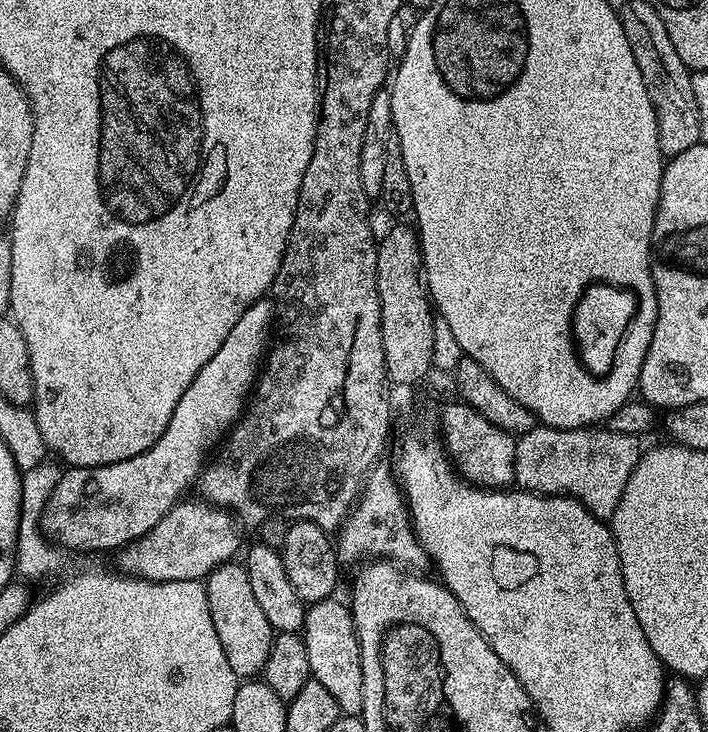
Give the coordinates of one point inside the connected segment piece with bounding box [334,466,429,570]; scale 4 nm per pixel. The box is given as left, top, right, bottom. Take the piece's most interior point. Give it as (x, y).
(379, 526)

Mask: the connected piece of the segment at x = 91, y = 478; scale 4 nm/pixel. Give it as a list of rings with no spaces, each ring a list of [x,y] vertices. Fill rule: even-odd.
[[[271,299],[256,300],[249,306],[246,314],[242,314],[242,318],[234,322],[230,334],[226,334],[226,342],[218,346],[218,354],[214,354],[214,358],[210,358],[210,362],[206,362],[206,366],[198,370],[194,382],[186,386],[186,394],[182,394],[178,406],[174,406],[174,414],[166,430],[158,438],[158,442],[150,446],[150,450],[129,460],[103,464],[97,468],[69,467],[61,471],[60,479],[56,481],[54,490],[46,502],[44,513],[40,515],[41,532],[61,549],[69,548],[72,552],[100,552],[103,548],[119,550],[125,544],[131,544],[133,540],[142,538],[147,532],[154,530],[154,526],[158,526],[164,515],[187,493],[184,491],[199,481],[210,453],[240,419],[270,351],[275,318],[276,309]]]

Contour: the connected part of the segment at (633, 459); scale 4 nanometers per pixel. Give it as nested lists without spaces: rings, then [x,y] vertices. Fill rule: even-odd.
[[[538,424],[516,441],[515,483],[523,490],[540,495],[569,495],[583,503],[599,520],[611,521],[630,474],[642,455],[639,437],[607,428],[552,428]]]

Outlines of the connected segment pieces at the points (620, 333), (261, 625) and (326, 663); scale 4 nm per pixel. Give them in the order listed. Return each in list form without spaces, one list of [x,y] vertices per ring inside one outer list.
[[[592,284],[583,292],[576,304],[573,316],[573,339],[577,355],[589,373],[595,376],[608,375],[615,367],[618,346],[623,343],[631,329],[632,318],[638,309],[635,293],[615,284]]]
[[[229,562],[214,569],[203,581],[203,586],[210,606],[210,619],[214,621],[218,642],[222,642],[222,651],[230,661],[230,670],[234,670],[238,678],[259,677],[266,666],[266,658],[270,658],[274,629],[266,622],[265,612],[254,599],[248,571],[243,563]]]
[[[336,599],[319,600],[317,604],[307,605],[302,629],[306,658],[310,658],[311,679],[326,686],[334,702],[338,702],[341,713],[345,716],[360,716],[364,711],[364,683],[358,634],[351,607],[345,601],[343,604]]]

